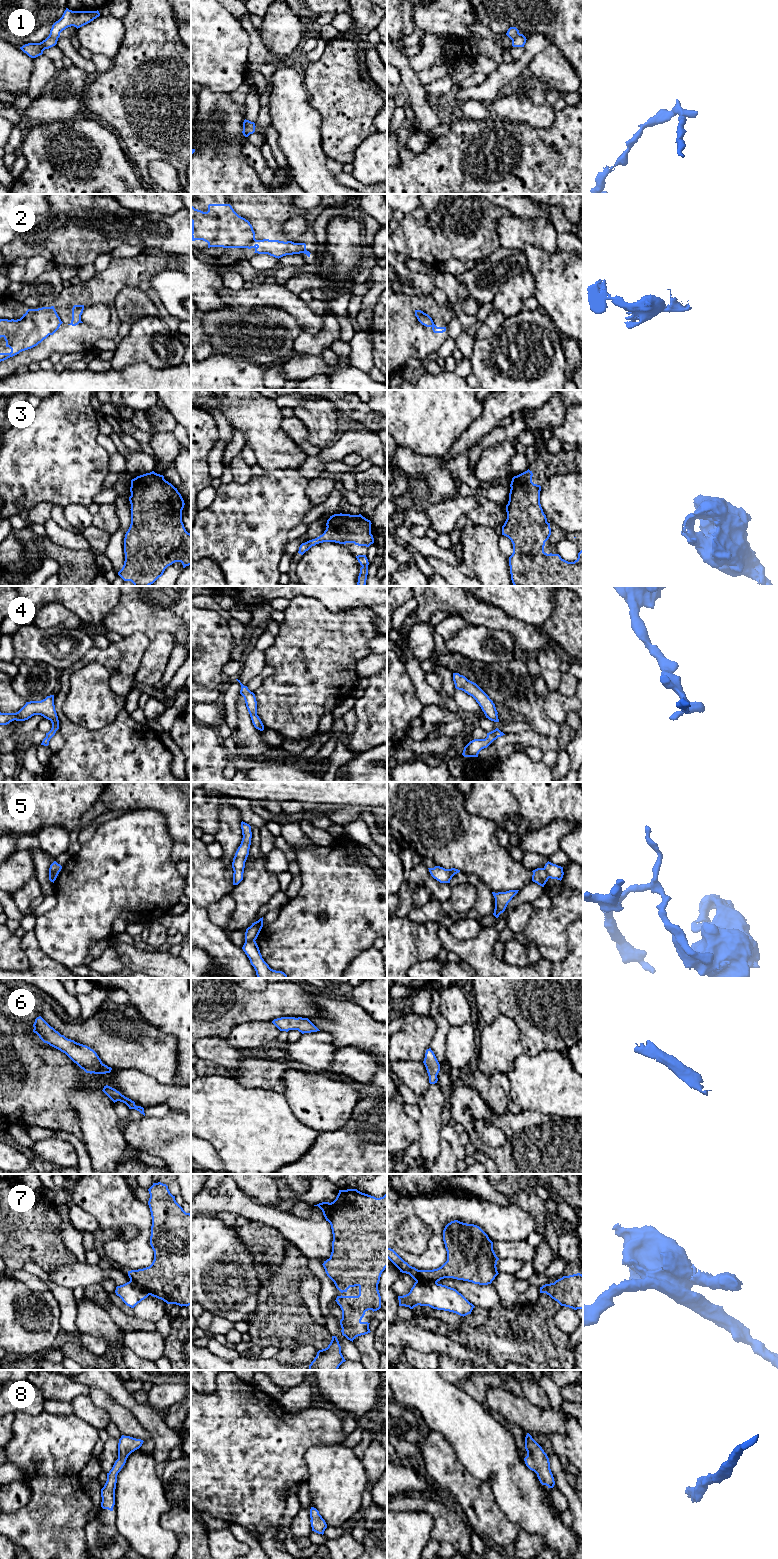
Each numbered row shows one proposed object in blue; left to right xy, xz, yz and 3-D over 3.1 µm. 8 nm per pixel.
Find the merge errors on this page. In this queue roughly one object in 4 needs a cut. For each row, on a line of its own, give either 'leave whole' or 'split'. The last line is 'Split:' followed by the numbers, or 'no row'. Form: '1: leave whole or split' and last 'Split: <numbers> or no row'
1: leave whole
2: split
3: leave whole
4: leave whole
5: split
6: leave whole
7: split
8: leave whole
Split: 2, 5, 7

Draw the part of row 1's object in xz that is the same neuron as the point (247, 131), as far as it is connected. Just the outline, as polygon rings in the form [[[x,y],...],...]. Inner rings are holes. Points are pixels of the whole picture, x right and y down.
[[[245,119],[243,122],[243,135],[248,137],[250,134],[253,134],[255,132],[255,127],[256,126],[254,122]]]

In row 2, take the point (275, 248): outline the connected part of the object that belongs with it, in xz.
[[[254,239],[251,243],[247,244],[243,248],[254,248],[258,254],[268,254],[275,258],[281,258],[286,255],[304,253],[310,257],[310,252],[306,250],[305,243],[294,243],[292,241],[279,241],[279,240],[256,240]]]

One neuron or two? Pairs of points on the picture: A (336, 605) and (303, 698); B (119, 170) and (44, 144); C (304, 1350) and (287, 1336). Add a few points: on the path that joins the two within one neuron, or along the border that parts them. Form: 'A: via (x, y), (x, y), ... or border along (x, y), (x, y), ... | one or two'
A: border along (315, 598), (333, 612), (344, 612), (357, 607) | two
B: via (100, 170), (77, 170), (63, 158) | one
C: border along (279, 1349), (294, 1344), (310, 1344), (318, 1350) | two

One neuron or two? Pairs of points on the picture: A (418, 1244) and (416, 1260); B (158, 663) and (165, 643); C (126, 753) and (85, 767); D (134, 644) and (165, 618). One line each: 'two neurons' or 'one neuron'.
A: two neurons
B: one neuron
C: one neuron
D: two neurons

